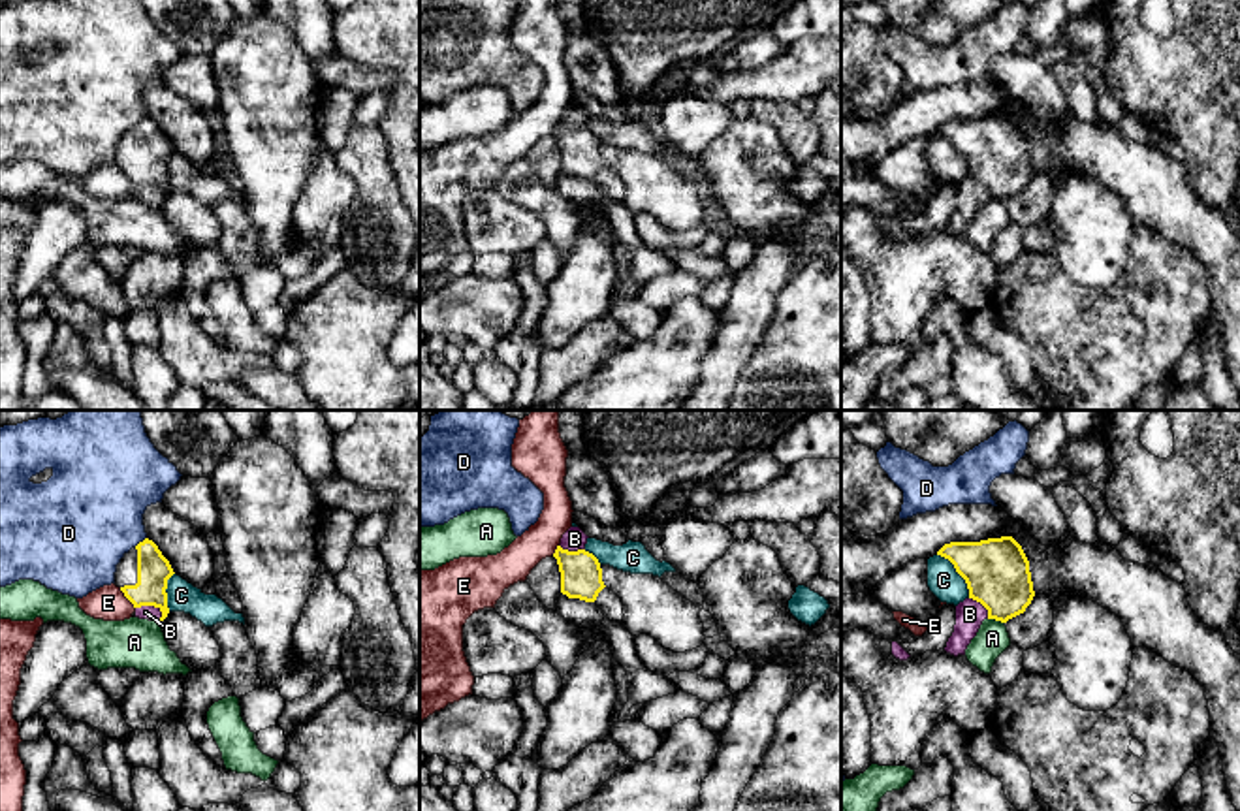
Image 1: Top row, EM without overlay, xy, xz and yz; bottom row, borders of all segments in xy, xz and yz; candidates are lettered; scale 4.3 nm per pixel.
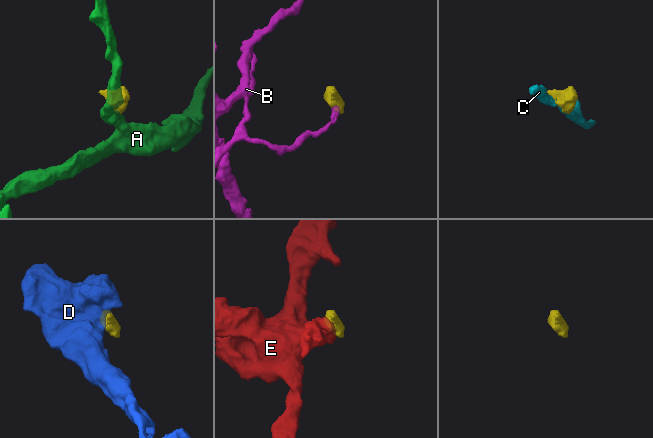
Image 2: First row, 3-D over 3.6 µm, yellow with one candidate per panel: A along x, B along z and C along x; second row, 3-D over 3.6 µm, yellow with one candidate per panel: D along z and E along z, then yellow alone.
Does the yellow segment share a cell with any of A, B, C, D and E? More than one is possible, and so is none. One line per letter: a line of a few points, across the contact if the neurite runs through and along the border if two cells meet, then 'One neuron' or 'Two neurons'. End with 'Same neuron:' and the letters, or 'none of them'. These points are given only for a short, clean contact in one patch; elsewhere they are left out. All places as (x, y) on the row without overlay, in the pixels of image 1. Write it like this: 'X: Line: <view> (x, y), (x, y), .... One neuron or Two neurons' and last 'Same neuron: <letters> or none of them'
A: Line: yz (988, 196), (1003, 202). Two neurons
B: Line: xy (136, 185), (155, 185), (162, 194). Two neurons
C: Line: yz (937, 132), (964, 159), (969, 175). Two neurons
D: Line: xy (145, 115), (134, 125). Two neurons
E: Line: xy (119, 166), (134, 187). Two neurons
Same neuron: none of them

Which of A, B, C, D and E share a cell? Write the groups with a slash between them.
A / B / C / D / E

